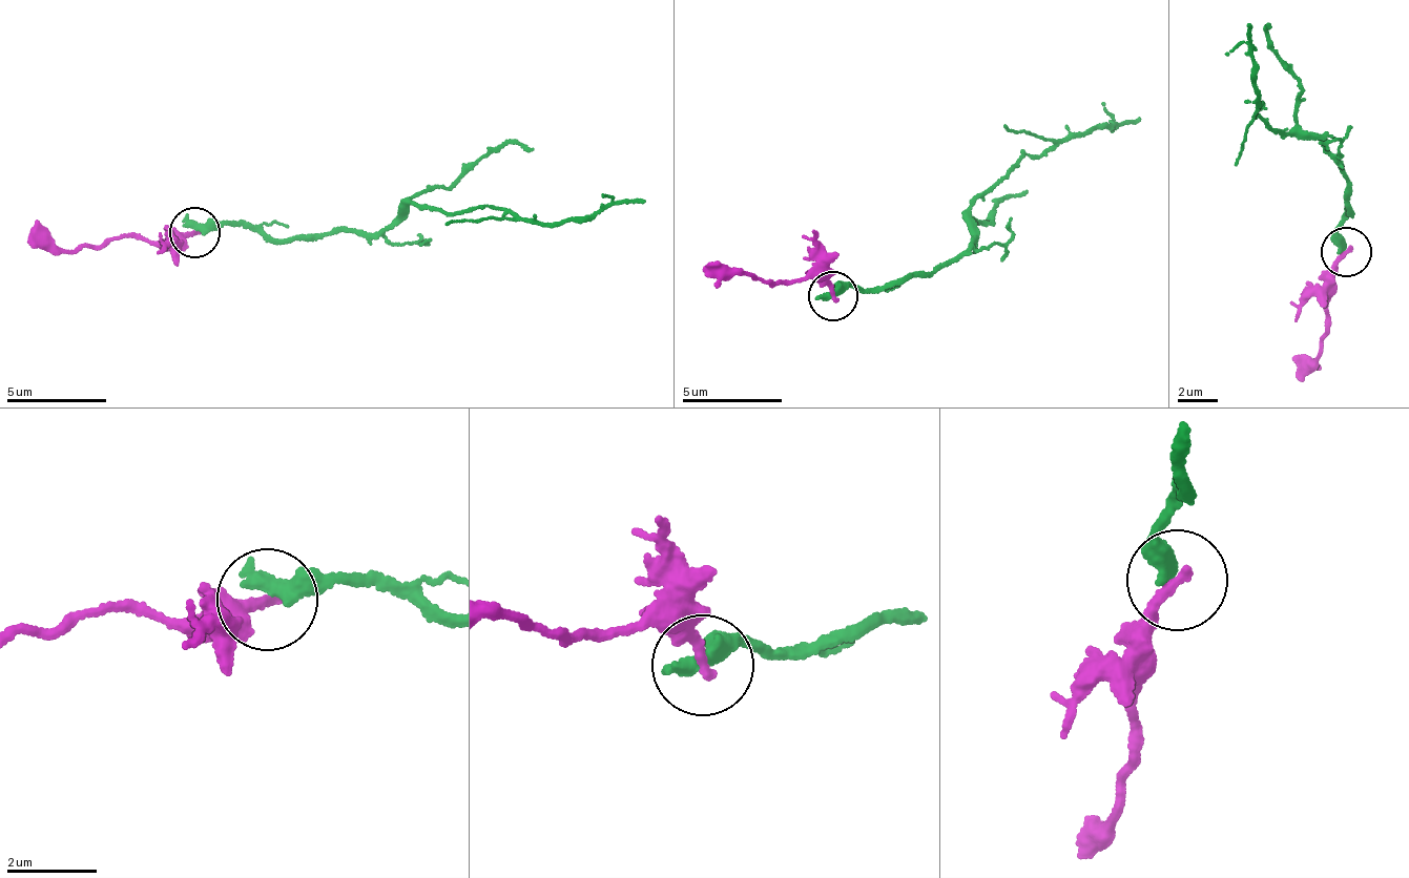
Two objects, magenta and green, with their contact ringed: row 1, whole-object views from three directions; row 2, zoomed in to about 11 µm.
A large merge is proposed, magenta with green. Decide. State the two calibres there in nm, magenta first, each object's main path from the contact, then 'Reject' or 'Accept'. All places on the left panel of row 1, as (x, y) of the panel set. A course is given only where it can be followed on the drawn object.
Thickness 240 nm (magenta) against 480 nm. Course of magenta: (193, 232), (174, 231), (161, 242), (119, 233), (69, 251), (53, 245), (38, 221). Course of green: (193, 232), (225, 226), (281, 242), (380, 229), (413, 201), (442, 214), (489, 204), (548, 224), (644, 204). Reject

